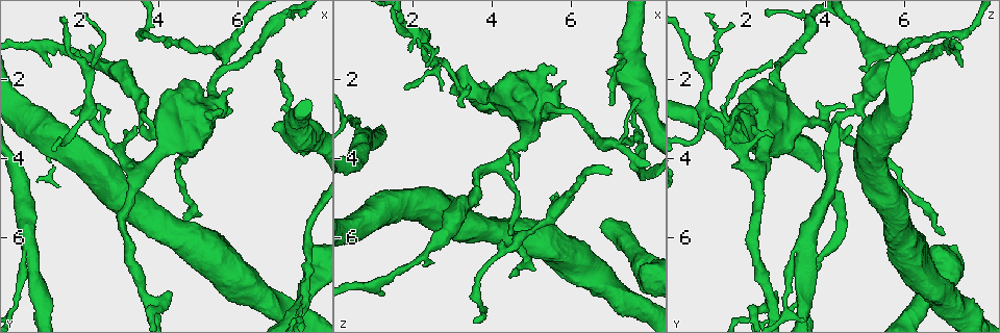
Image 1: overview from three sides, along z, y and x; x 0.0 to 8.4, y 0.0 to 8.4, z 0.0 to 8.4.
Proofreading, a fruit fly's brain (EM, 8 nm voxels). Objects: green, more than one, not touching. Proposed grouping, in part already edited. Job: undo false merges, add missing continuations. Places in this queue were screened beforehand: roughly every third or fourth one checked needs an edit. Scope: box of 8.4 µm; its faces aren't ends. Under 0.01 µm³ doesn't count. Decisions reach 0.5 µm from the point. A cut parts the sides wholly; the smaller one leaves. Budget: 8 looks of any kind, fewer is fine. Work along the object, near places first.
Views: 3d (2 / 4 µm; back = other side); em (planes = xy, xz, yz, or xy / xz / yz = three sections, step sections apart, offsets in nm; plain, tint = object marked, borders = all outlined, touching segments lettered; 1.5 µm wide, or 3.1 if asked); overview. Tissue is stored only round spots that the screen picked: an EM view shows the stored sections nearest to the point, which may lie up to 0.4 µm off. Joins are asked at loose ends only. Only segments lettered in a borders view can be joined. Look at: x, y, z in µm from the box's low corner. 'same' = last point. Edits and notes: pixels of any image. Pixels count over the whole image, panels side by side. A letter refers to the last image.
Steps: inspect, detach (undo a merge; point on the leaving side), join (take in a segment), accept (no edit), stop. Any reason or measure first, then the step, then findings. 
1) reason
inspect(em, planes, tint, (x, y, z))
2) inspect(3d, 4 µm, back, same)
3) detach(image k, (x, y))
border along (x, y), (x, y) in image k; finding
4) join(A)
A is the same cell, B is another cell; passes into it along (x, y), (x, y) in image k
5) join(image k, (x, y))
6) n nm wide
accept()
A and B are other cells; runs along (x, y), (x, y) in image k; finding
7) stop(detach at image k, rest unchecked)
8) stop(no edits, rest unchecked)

an open end
inspect(em, planes, tint, (4.60, 2.75, 4.60))

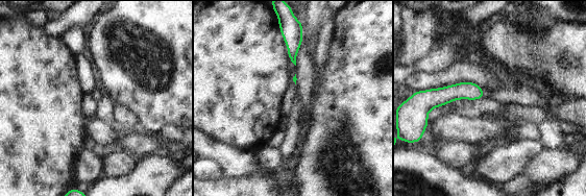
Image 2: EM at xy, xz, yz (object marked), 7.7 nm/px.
inspect(em, planes, borders, same)

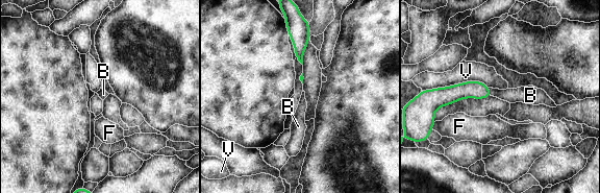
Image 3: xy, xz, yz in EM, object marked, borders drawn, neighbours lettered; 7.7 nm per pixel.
join(B)
B is the same cell, F and V are other cells; passes into it along (477, 90), (490, 92), (522, 94) in image 3; the neuron continues

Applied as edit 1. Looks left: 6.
inspect(overview)

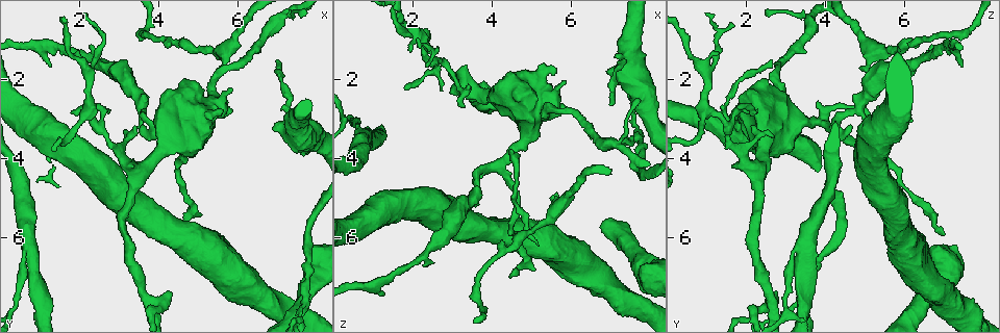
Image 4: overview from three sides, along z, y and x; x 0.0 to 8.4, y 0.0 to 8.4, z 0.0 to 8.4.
an open end
inspect(3d, 4 µm, (3.35, 3.45, 2.70))

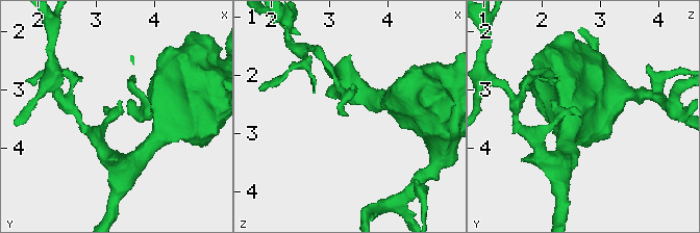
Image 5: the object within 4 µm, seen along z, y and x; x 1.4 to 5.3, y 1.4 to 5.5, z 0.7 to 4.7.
inspect(em, xz, step 8, tint, (3.35, 3.40, 2.65))

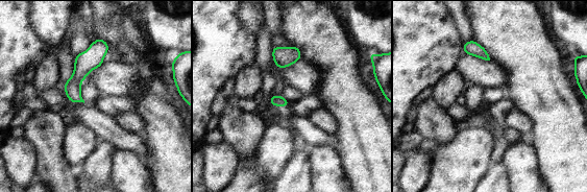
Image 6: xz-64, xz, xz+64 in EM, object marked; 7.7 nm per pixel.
another direction
inspect(em, planes, borders, same)

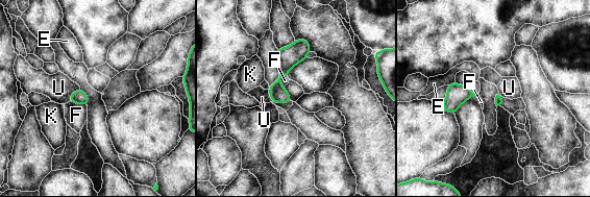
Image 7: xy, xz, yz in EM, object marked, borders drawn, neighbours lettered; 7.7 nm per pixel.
accept()
E, F, K and U are other cells; border along (79, 89), (73, 92), (68, 101) in image 7; none of them fits

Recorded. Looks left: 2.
tapers out
inspect(3d, 2 µm, (7.00, 1.55, 2.65))

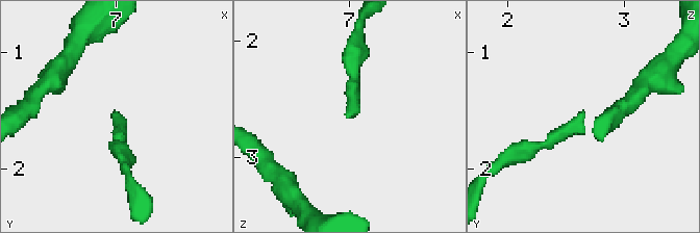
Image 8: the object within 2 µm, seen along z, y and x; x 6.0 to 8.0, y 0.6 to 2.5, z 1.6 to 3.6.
need the tissue
inspect(em, planes, borders, (7.00, 1.50, 2.66))

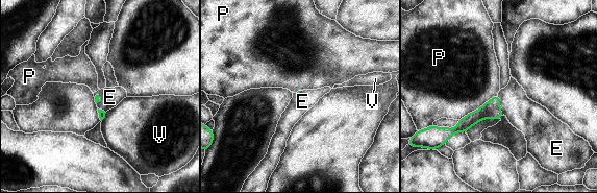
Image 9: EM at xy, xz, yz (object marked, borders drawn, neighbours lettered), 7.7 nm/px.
accept()
E, P and V are other cells; runs along (497, 99), (483, 113), (451, 130) in image 9; none of them fits

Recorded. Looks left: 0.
stop(join at image 3, rest unchecked)

